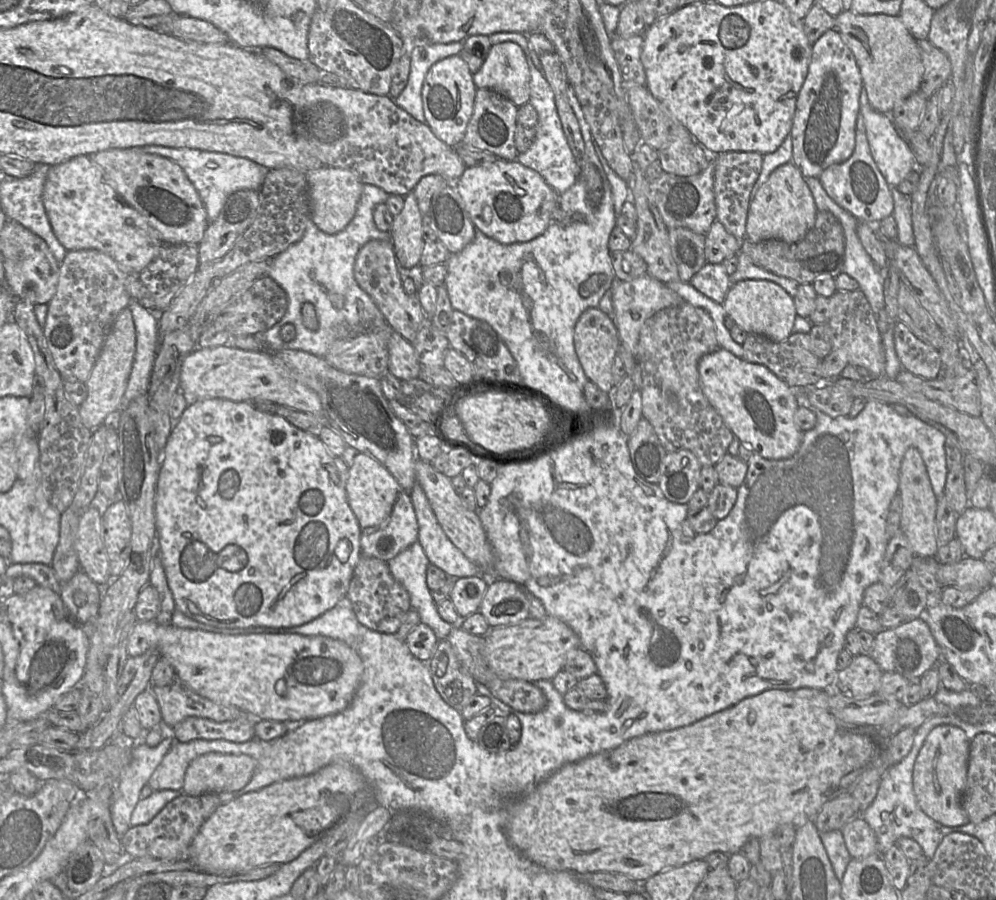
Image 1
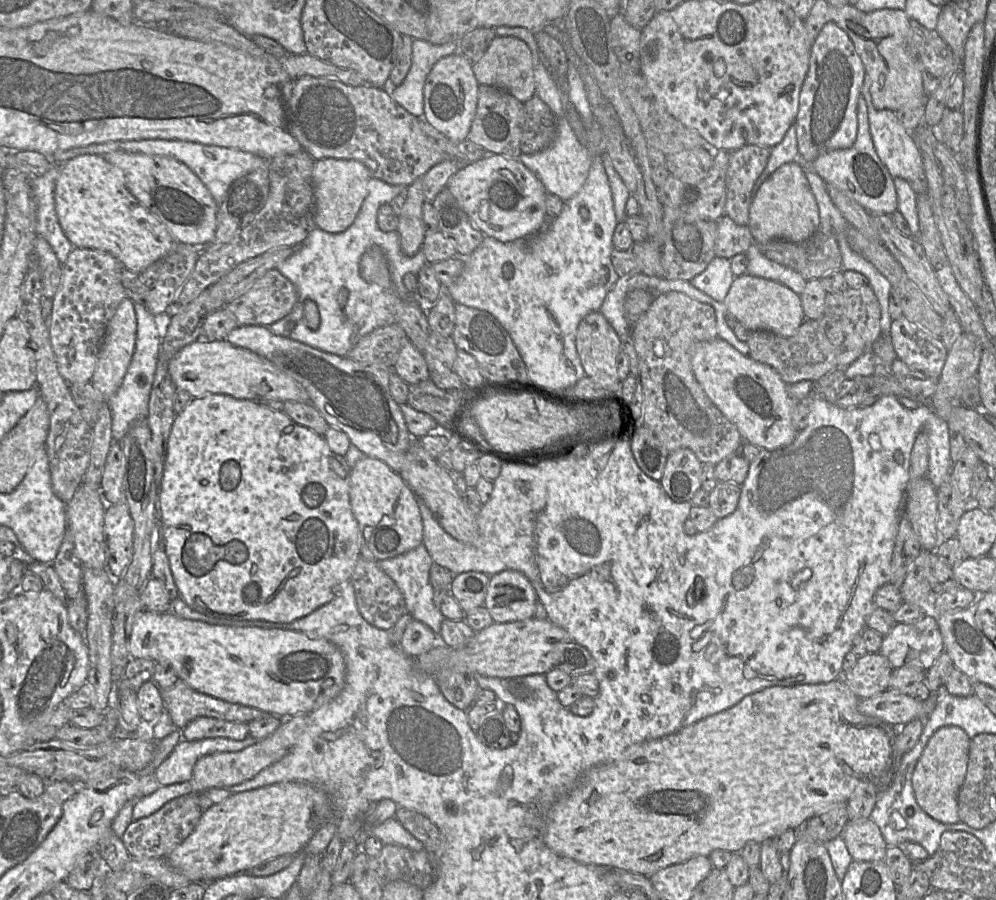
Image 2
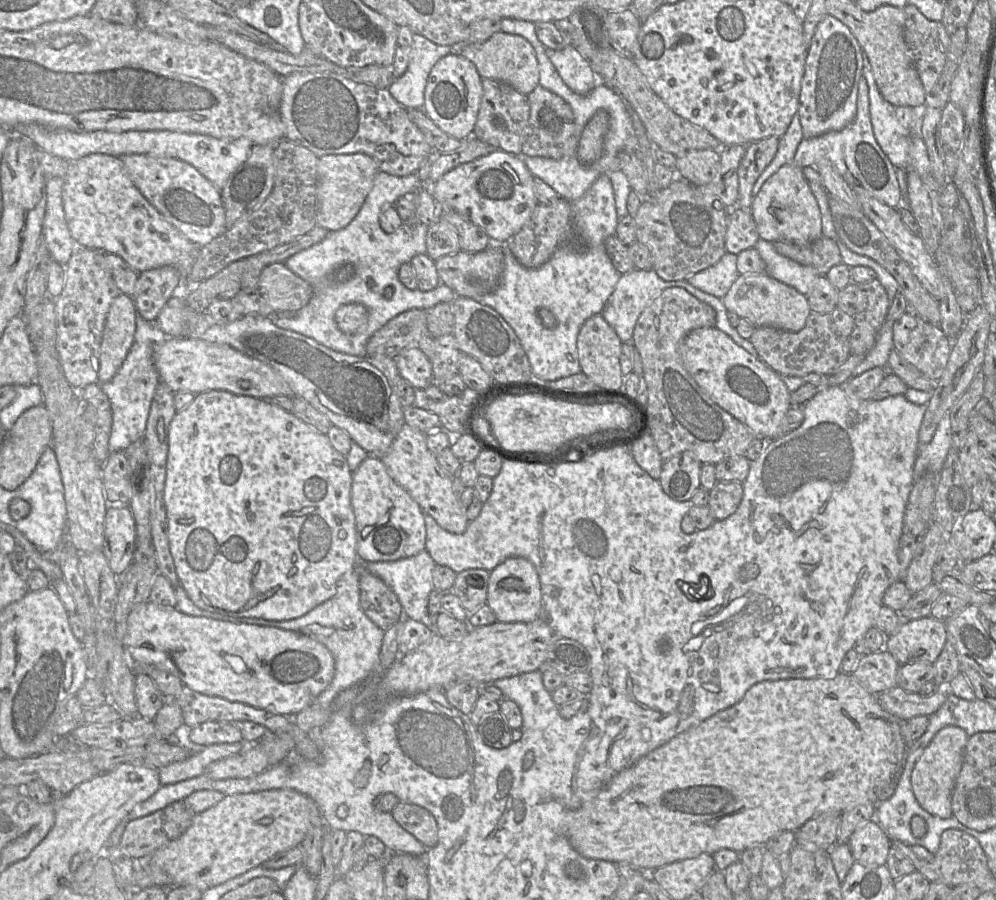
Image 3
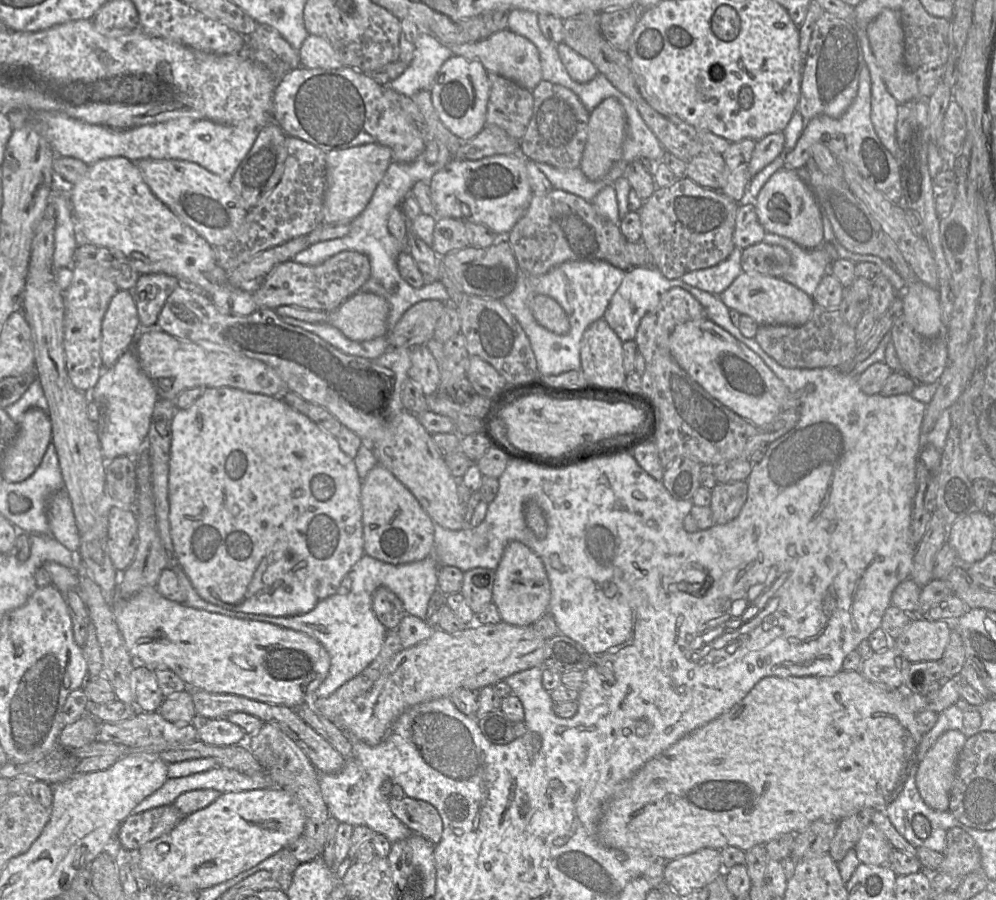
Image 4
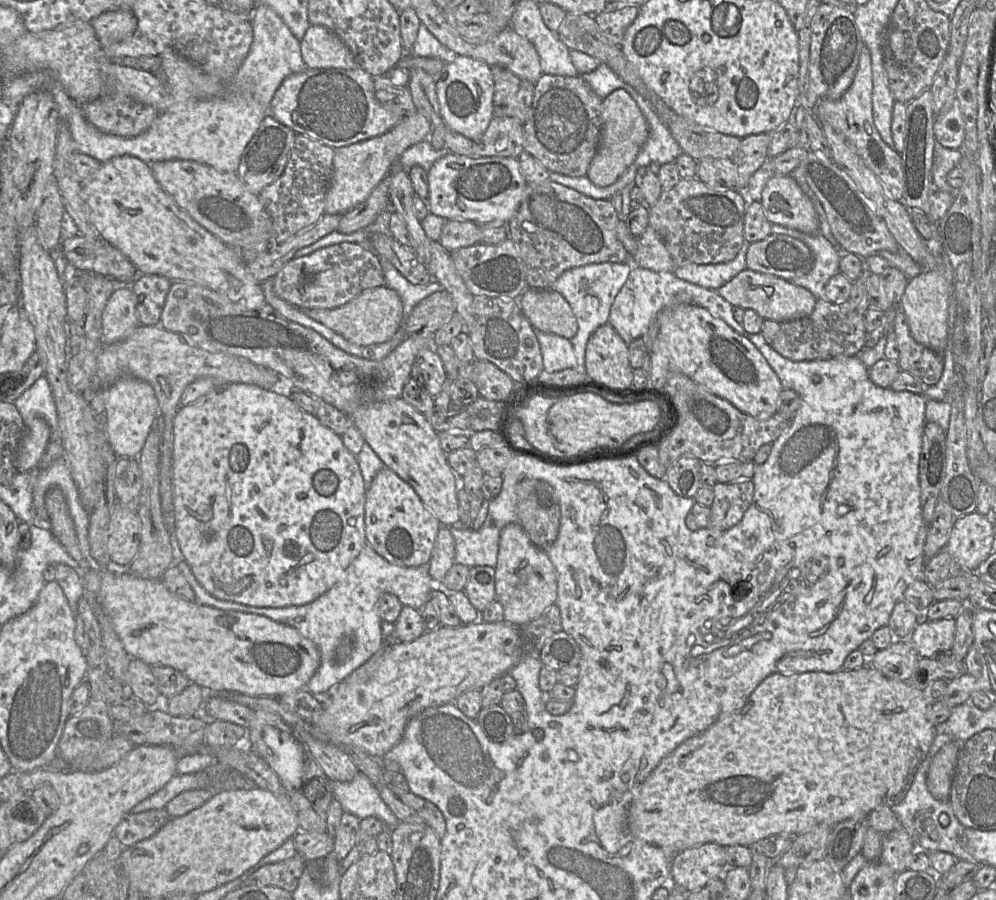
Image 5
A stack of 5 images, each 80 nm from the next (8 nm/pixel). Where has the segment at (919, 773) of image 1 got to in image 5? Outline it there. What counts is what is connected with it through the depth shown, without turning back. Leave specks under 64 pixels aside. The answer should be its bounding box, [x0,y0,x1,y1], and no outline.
[926,741,962,801]

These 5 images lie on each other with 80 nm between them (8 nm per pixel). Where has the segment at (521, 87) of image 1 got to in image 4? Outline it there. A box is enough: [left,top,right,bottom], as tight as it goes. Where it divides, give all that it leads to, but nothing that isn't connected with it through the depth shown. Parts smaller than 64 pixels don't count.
[444,28,542,91]

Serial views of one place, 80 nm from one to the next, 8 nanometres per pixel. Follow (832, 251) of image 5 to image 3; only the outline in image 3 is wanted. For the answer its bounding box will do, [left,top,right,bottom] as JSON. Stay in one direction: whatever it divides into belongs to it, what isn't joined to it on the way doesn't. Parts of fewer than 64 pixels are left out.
[754,239,818,295]

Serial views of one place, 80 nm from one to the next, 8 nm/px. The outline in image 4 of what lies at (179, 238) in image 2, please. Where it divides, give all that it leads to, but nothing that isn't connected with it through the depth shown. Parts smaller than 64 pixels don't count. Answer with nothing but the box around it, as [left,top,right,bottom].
[136,159,247,247]

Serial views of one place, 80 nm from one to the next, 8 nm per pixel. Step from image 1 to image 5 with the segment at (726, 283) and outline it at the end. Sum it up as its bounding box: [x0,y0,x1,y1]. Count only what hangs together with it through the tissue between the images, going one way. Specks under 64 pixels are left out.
[675,242,751,291]

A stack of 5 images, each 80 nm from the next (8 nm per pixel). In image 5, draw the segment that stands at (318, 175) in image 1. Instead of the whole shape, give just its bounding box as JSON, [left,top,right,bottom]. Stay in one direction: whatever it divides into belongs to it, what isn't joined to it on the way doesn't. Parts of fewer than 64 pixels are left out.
[325,112,433,214]

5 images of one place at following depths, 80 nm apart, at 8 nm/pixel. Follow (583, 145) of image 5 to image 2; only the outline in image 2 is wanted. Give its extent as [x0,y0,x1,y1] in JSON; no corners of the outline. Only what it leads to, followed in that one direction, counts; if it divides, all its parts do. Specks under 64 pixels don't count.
[520,94,558,154]

